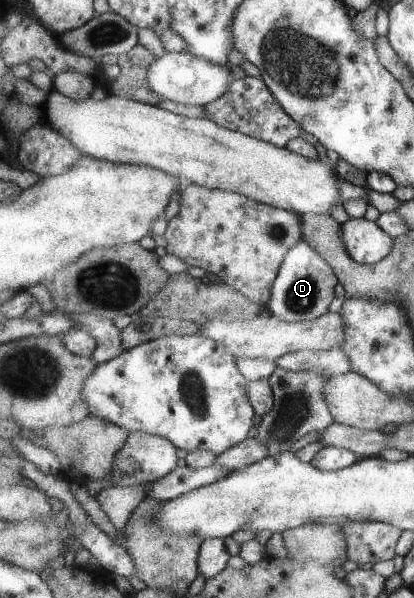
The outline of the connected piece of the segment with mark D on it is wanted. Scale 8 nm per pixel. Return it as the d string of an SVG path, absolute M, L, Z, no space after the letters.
M306 238L300 239L280 267L274 281L273 295L267 304L272 315L286 322L311 321L320 318L330 310L334 300L334 288L339 280L334 269L322 258L322 255L311 246Z

